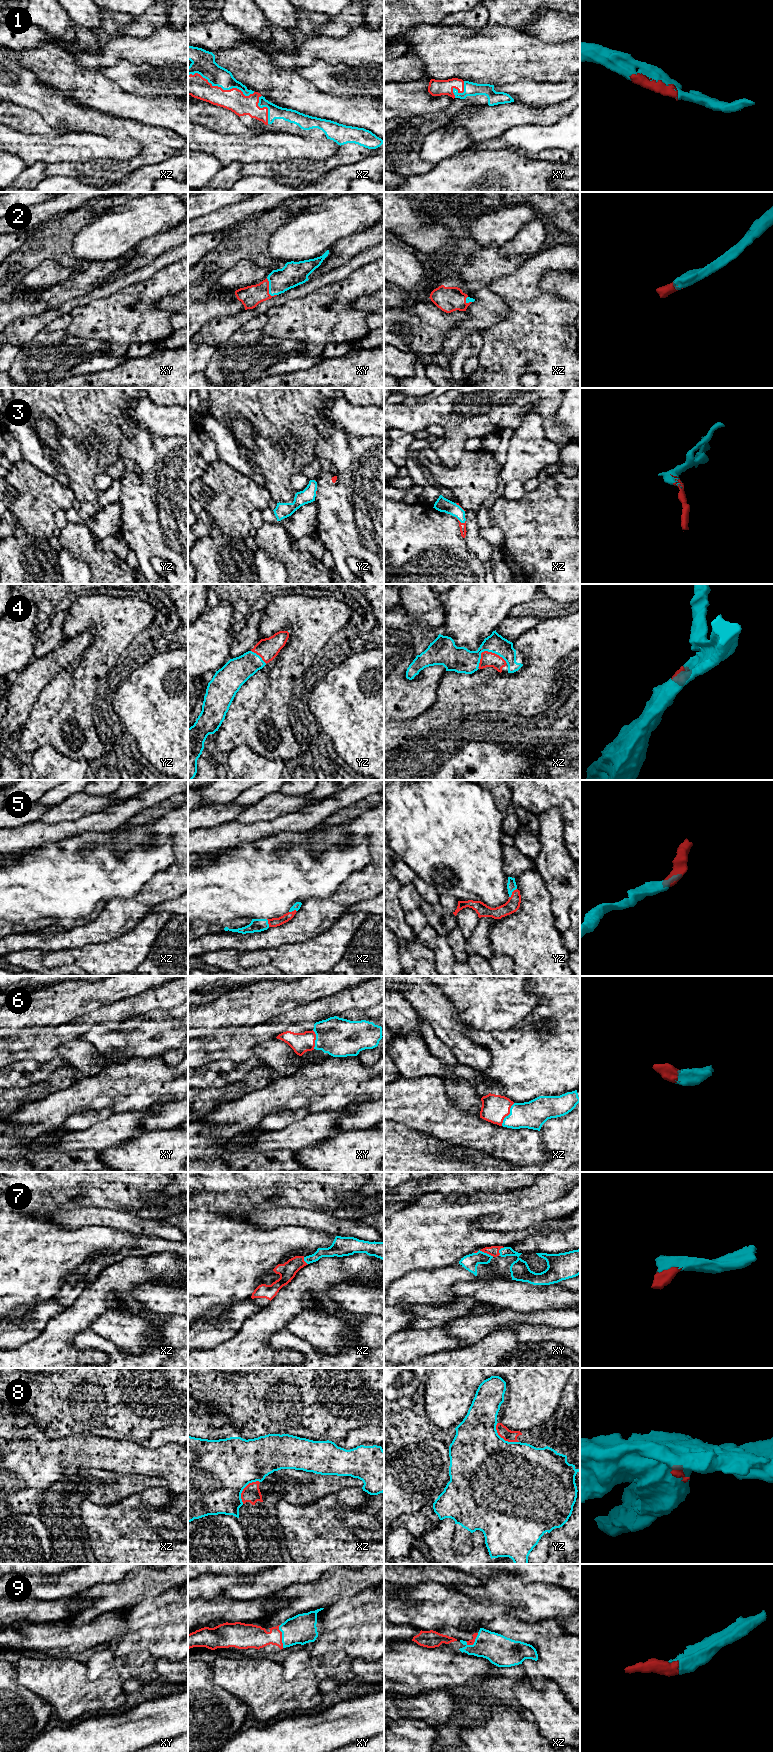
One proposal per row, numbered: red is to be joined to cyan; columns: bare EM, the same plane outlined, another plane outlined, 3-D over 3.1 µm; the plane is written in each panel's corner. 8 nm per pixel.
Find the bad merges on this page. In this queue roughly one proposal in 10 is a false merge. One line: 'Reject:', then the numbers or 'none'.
Reject: none

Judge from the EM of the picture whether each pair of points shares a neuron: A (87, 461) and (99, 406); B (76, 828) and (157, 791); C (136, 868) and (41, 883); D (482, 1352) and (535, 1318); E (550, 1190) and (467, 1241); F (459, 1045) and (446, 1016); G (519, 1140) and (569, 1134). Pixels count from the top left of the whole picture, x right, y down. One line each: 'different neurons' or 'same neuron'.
A: same neuron
B: same neuron
C: same neuron
D: different neurons
E: same neuron
F: same neuron
G: different neurons

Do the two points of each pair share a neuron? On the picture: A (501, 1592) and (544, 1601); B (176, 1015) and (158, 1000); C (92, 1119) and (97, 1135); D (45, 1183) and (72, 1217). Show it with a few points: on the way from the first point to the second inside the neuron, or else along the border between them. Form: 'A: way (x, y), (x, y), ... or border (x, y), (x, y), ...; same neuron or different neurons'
A: way (512, 1595), (518, 1595), (533, 1601); same neuron
B: border (177, 1005), (168, 1009), (152, 1009), (146, 1014); different neurons
C: border (111, 1114), (88, 1128), (71, 1130); different neurons
D: border (75, 1205), (96, 1206), (98, 1208); different neurons

